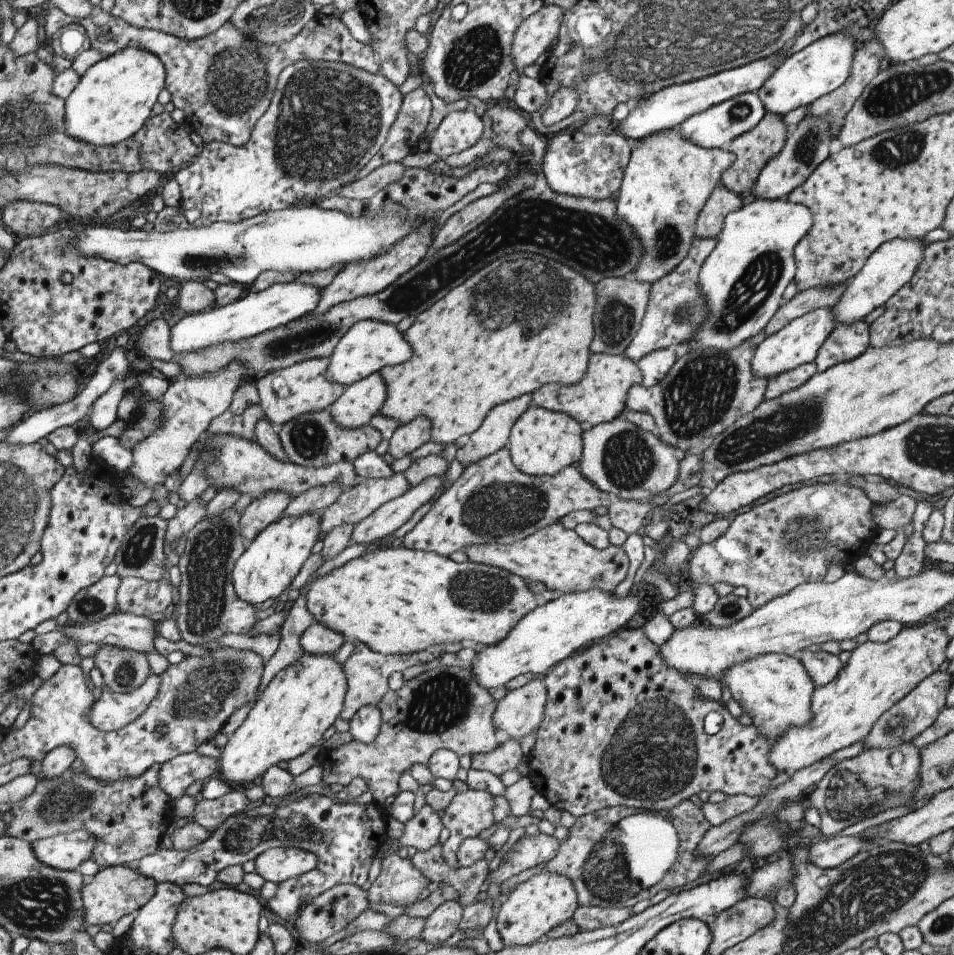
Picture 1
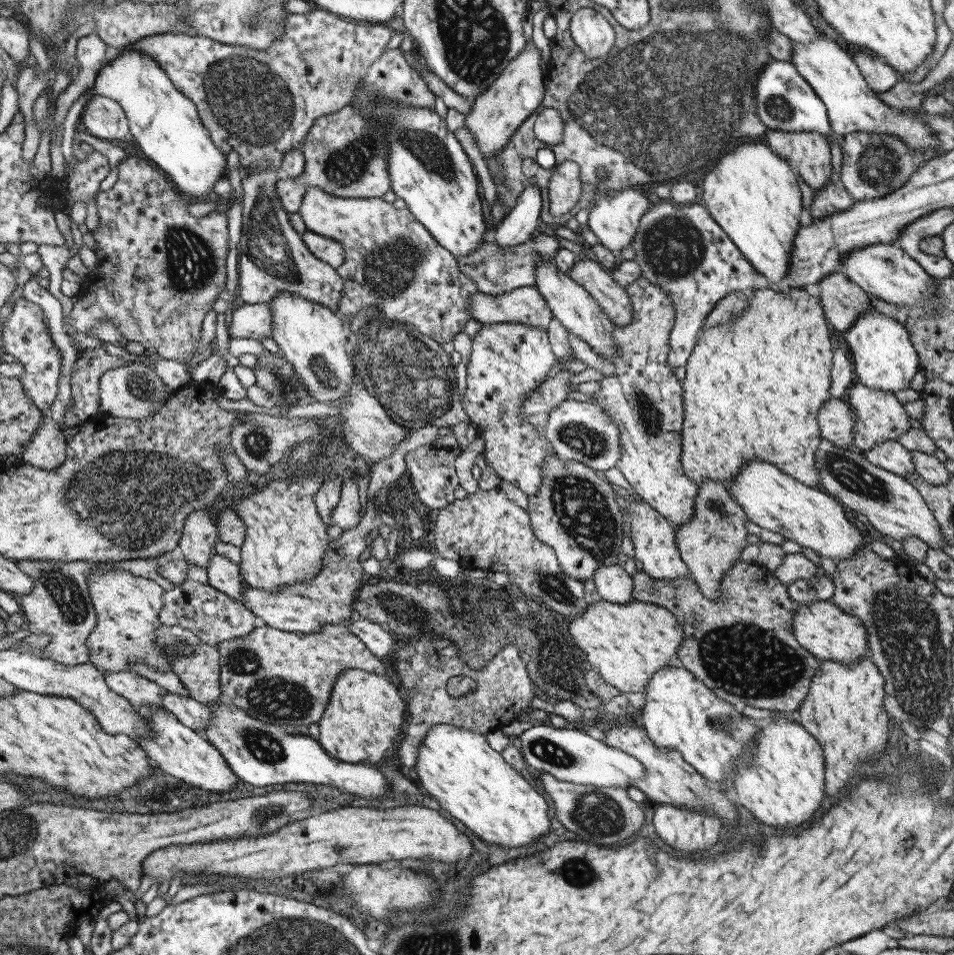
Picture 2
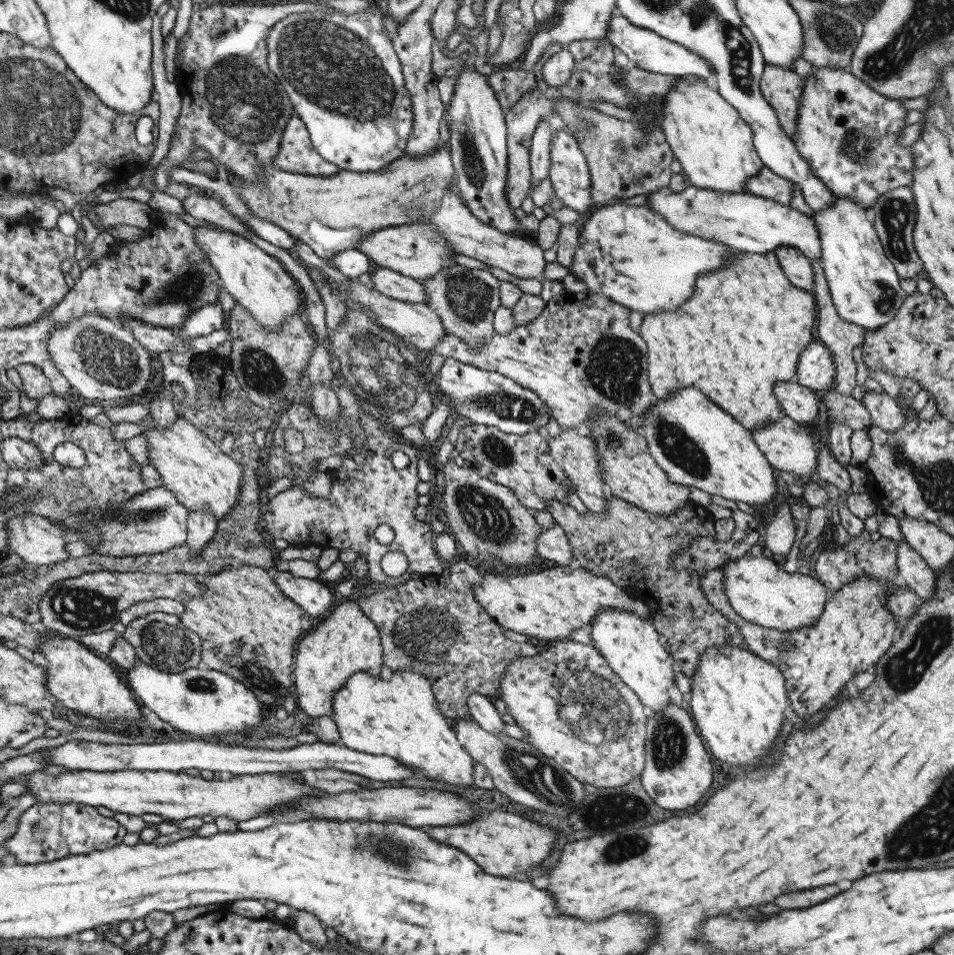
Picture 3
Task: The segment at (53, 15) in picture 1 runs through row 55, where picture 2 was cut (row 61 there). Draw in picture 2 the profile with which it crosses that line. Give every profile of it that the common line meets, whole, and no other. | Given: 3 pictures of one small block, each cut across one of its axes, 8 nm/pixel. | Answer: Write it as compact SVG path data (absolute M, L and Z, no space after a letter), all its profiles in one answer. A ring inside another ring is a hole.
M314 9L304 14L288 14L284 20L284 38L278 38L268 50L222 44L197 34L188 36L185 32L164 33L146 36L127 44L123 49L110 51L105 62L110 62L113 55L123 50L138 50L152 56L168 74L172 84L196 105L214 145L222 149L226 156L231 150L238 152L240 176L244 178L250 173L258 173L258 165L279 169L287 151L302 148L308 130L316 119L348 105L356 84L366 76L370 65L380 58L393 35L391 28L380 23L344 19L333 12Z

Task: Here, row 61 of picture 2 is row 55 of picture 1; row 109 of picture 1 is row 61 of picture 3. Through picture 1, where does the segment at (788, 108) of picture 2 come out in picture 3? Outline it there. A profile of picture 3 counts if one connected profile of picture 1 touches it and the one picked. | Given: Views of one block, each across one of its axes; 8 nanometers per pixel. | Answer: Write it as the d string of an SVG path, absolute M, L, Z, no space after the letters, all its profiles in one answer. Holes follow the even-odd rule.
M617 12L610 16L610 24L608 24L608 31L604 39L608 39L610 43L624 52L631 65L653 73L679 77L698 76L702 79L708 78L713 73L710 63L702 55L698 55L698 53L686 49L684 45L668 40L651 30L634 26L626 17Z

